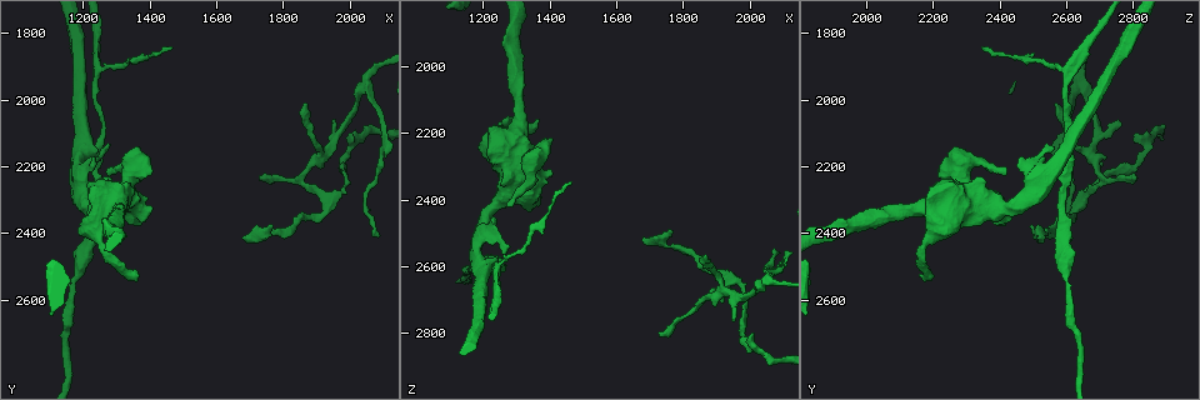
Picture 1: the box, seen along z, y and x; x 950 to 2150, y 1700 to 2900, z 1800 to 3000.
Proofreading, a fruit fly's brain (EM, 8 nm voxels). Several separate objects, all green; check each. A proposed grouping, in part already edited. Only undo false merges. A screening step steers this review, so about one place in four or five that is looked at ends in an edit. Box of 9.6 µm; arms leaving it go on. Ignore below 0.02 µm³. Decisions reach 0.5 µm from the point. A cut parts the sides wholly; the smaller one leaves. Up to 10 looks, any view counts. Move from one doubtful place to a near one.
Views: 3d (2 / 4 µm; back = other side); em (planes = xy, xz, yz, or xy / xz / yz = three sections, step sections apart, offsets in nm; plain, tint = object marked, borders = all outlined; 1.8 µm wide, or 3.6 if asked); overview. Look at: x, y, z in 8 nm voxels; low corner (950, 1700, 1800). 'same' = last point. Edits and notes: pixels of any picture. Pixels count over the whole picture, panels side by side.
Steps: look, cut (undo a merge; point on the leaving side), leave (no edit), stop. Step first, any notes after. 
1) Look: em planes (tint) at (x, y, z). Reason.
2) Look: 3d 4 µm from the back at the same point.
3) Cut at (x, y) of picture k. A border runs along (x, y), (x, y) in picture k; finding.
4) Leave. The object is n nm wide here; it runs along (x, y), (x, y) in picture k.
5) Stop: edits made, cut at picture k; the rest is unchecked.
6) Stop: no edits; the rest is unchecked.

Look: 3d 2 µm from the back at (1160, 2540, 2590). A narrow waist.

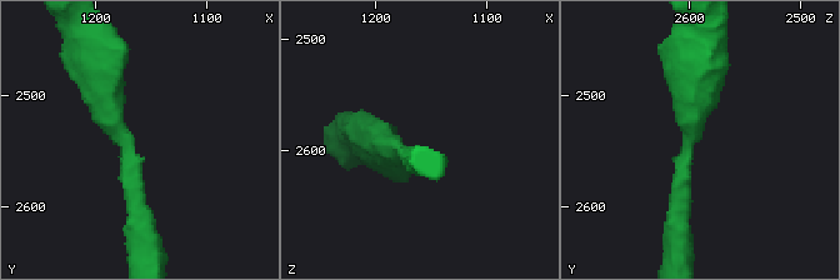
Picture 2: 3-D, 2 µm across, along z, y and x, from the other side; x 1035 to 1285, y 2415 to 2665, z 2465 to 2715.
Look: em planes (plain) at (1170, 2548, 2602). The arms are 200, 280 nm wide.

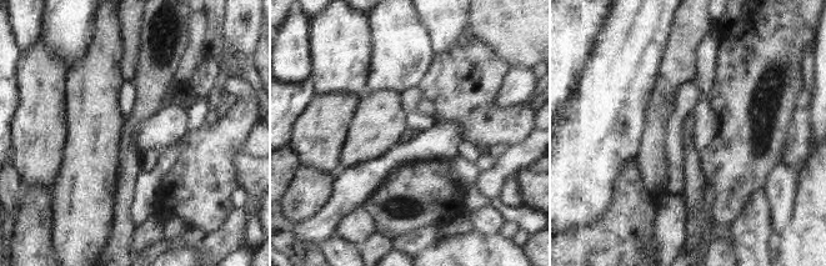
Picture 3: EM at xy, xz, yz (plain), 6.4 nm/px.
Look: em planes (borders) at the same point.

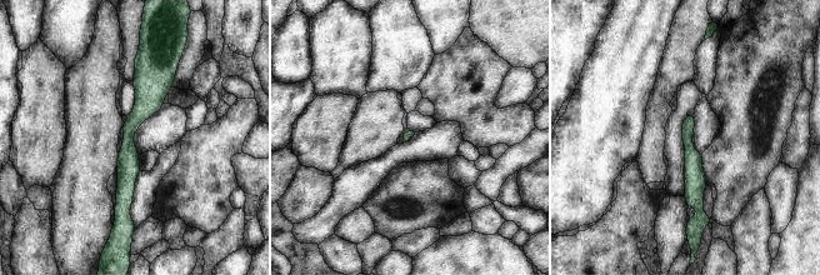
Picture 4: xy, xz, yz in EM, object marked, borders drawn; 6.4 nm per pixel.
Leave. It runs along (144, 63), (124, 211) in picture 4; all the same cell.

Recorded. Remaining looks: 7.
Look: 3d 4 µm at (1190, 2160, 2600). Four-way junction.

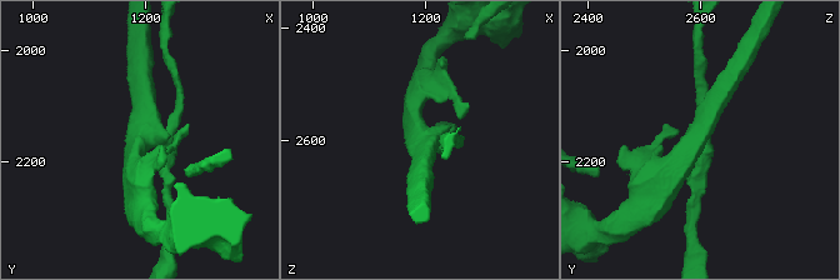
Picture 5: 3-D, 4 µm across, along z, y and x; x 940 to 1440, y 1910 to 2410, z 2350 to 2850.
Look: em xy step 8 (tint) at (1200, 2170, 2595). 4 arms meet here; now the EM.

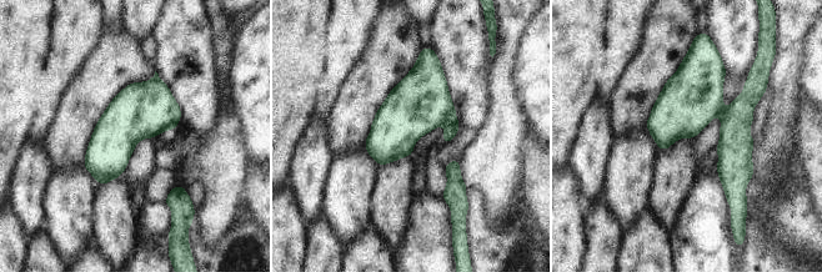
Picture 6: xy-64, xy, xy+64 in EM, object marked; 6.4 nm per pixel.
Cut at (454, 126) of picture 6. A border runs along (455, 116), (445, 126) in picture 6; two cells meet here.

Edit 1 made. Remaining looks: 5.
Look: 3d 4 µm at (2040, 1970, 2640). Side arm on a straight run.

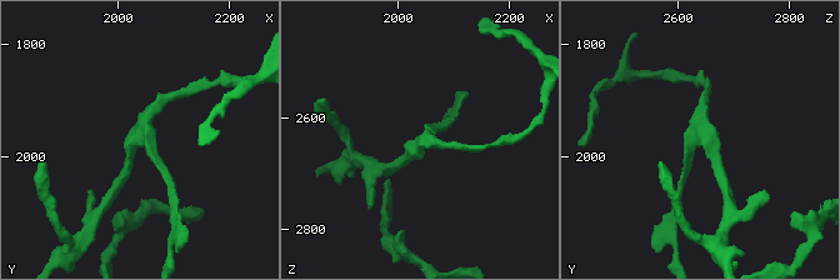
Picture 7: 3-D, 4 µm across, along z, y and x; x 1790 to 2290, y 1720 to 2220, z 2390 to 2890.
Look: em xy step 4 (tint) at (2035, 1970, 2650). Now the EM.

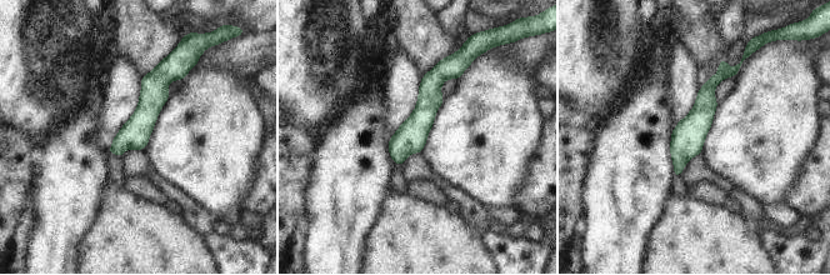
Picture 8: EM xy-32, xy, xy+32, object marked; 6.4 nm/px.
Look: em planes (tint) at the same point.

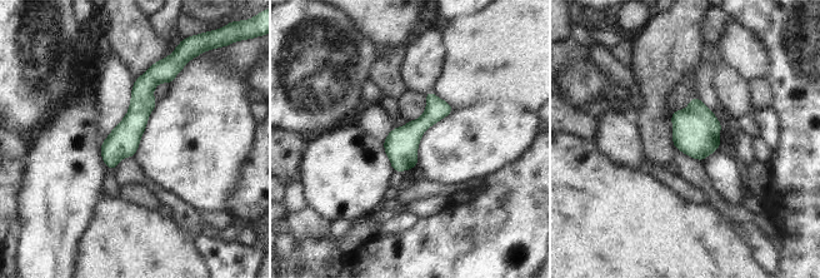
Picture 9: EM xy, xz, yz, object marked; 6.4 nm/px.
Leave. It runs along (156, 69), (111, 165) in picture 9; all the same cell.

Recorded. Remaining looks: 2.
Stop: edits made, cut at picture 6; the rest is unchecked.

